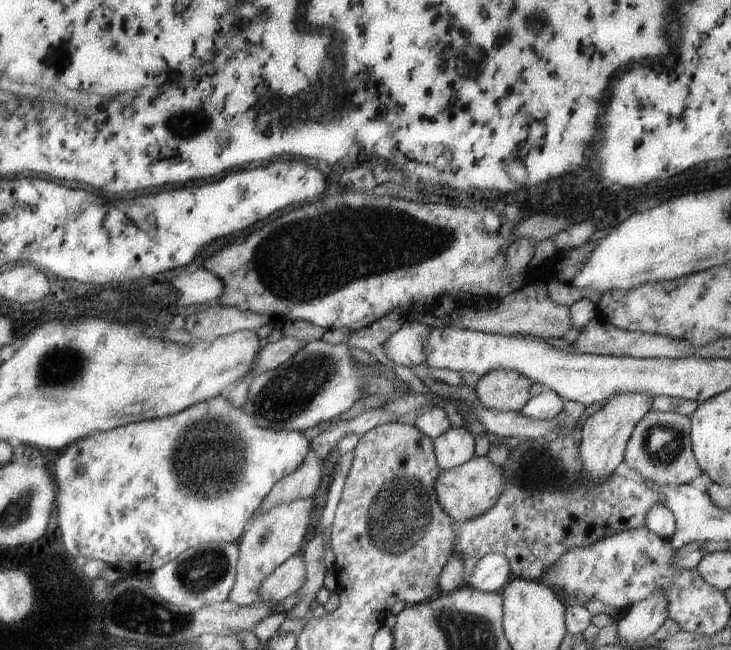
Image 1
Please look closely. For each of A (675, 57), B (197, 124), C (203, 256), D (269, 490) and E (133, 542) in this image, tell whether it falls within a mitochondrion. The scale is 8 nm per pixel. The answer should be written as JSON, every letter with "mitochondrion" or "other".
{"A":"other","B":"other","C":"other","D":"other","E":"other"}

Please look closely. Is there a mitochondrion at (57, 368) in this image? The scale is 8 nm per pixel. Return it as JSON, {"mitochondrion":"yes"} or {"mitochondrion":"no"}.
{"mitochondrion":"yes"}

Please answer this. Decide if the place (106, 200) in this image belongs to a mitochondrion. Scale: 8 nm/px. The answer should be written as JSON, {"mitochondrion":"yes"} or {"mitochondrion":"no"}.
{"mitochondrion":"no"}

